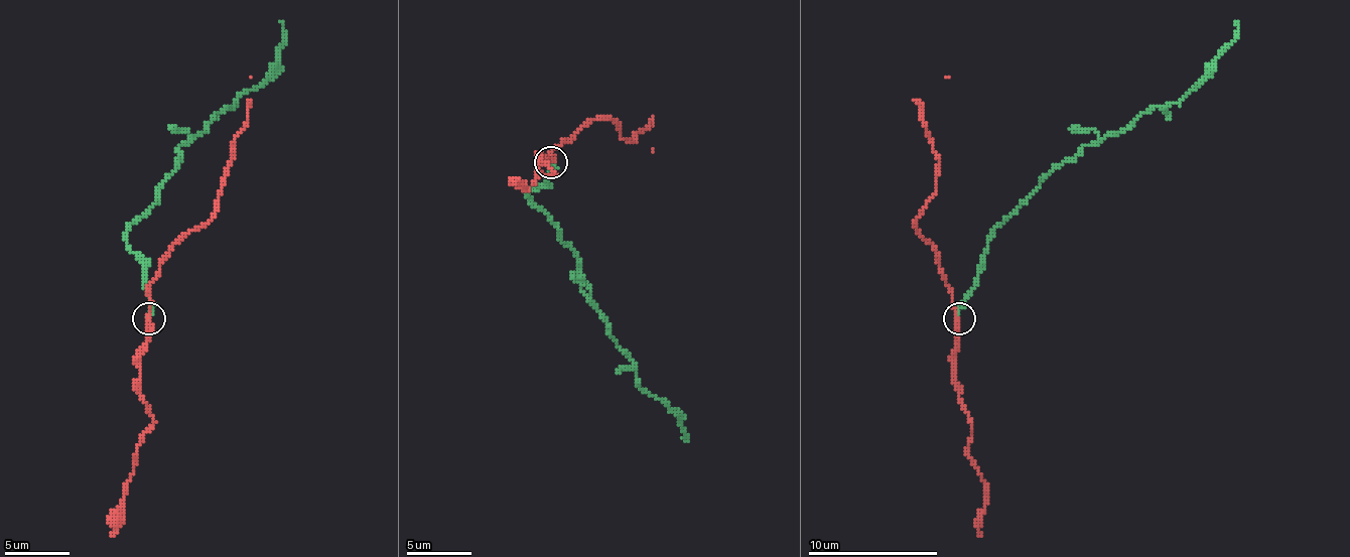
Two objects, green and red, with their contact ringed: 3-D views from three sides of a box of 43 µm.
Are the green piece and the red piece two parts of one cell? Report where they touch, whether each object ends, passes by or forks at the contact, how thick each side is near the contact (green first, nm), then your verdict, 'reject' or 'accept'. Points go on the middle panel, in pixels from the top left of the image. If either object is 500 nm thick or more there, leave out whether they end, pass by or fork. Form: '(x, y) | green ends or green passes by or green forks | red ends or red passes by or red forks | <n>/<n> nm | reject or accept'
(551, 162) | green ends | red passes by | 120/200 nm | reject

